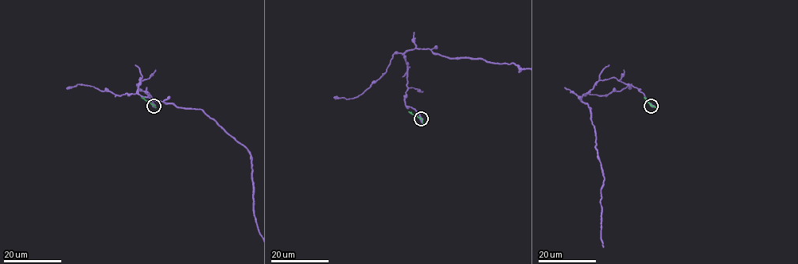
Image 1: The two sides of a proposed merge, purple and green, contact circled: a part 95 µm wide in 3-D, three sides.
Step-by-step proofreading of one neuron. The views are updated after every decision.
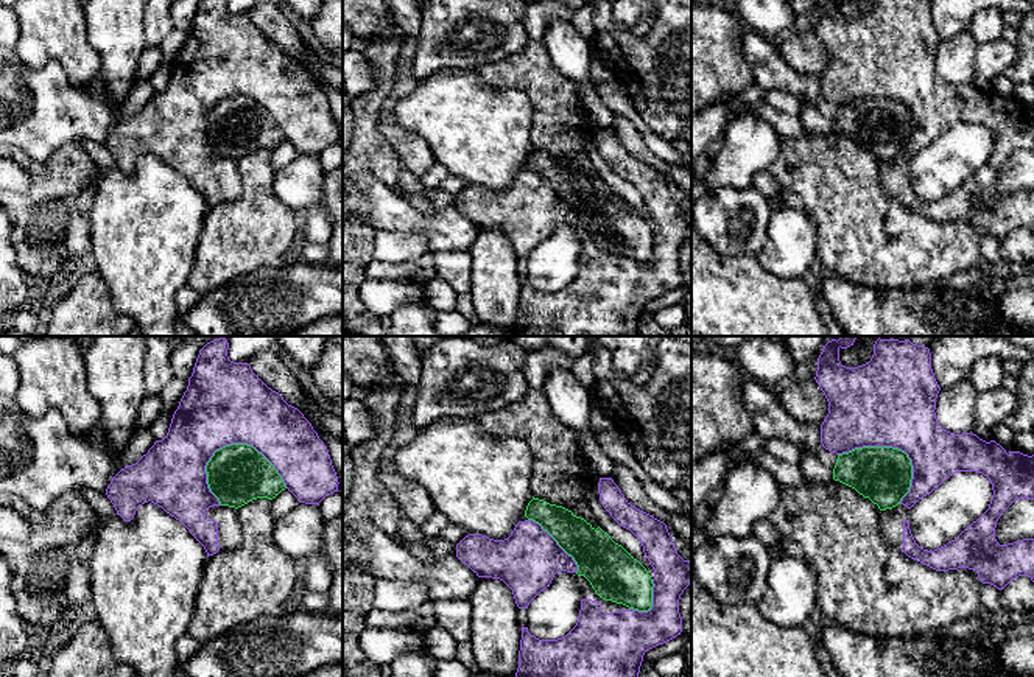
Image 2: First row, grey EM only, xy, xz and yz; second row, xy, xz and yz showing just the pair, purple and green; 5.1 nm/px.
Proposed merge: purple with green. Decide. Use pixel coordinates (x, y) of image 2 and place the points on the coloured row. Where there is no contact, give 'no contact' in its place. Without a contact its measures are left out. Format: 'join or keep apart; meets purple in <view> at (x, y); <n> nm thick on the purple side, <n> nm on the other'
keep apart; meets purple in xy at (248, 444); 420 nm thick on the purple side, 320 nm on the other

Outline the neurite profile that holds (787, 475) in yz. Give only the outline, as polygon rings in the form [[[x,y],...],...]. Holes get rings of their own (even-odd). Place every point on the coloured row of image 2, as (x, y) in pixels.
[[[766,451],[754,454],[749,461],[771,472],[780,486],[794,487],[807,481],[799,465],[786,465]]]

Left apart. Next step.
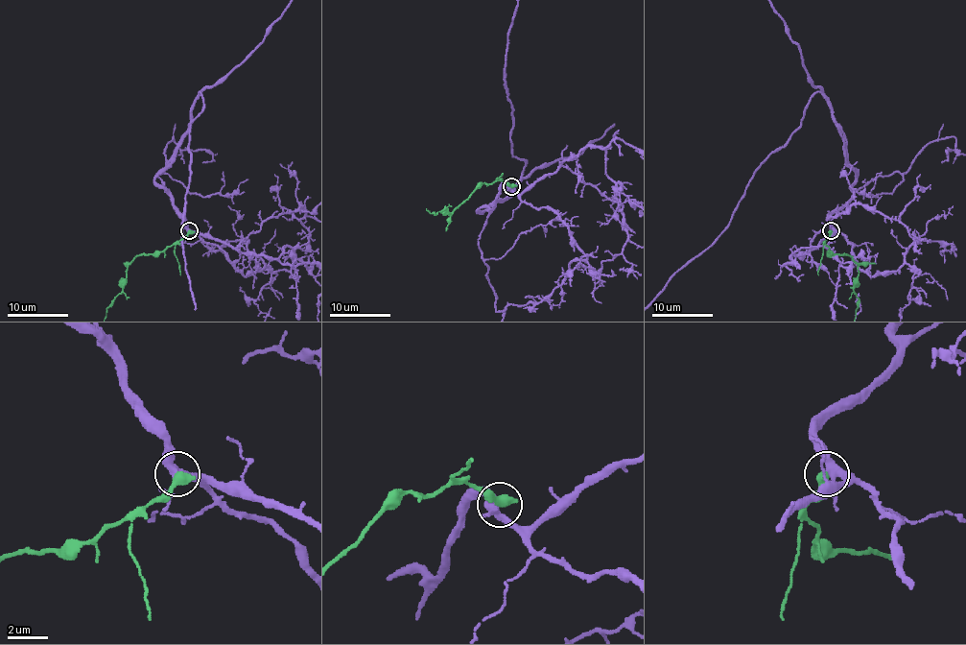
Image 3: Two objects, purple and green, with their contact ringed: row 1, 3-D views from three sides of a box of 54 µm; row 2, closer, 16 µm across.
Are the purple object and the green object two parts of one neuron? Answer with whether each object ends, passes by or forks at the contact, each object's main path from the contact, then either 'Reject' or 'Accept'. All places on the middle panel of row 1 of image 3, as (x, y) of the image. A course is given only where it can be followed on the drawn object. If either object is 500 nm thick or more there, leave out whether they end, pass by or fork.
At the ring purple forks. At the ring green ends. Course of purple: (511, 186), (478, 210), (503, 202), (525, 166), (513, 155), (506, 83), (506, 33). Course of green: (511, 186), (501, 180), (482, 183), (451, 213), (444, 209), (431, 213), (426, 207). Reject

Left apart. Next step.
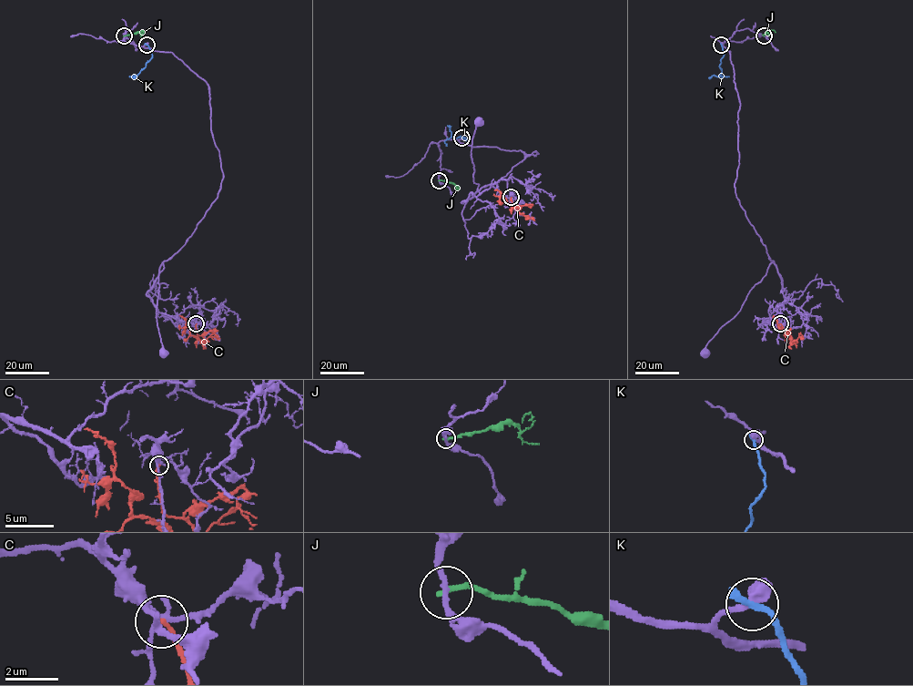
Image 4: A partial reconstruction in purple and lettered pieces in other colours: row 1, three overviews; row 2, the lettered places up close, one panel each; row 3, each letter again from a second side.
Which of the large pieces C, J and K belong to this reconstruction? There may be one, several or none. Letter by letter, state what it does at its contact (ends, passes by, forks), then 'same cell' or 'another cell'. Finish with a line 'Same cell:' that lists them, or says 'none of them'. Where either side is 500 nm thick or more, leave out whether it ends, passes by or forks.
C: it ends; another cell
J: it ends; another cell
K: another cell
Same cell: none of them

